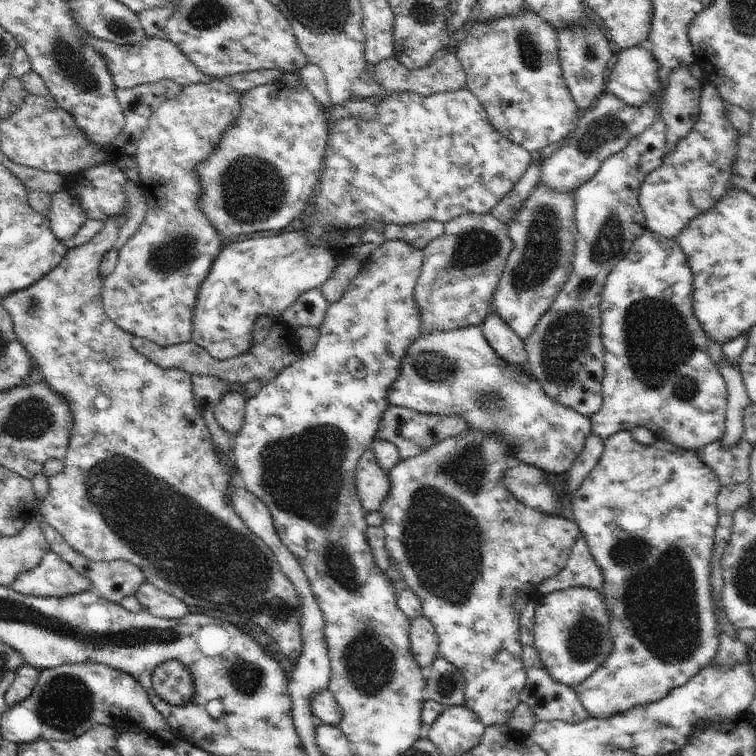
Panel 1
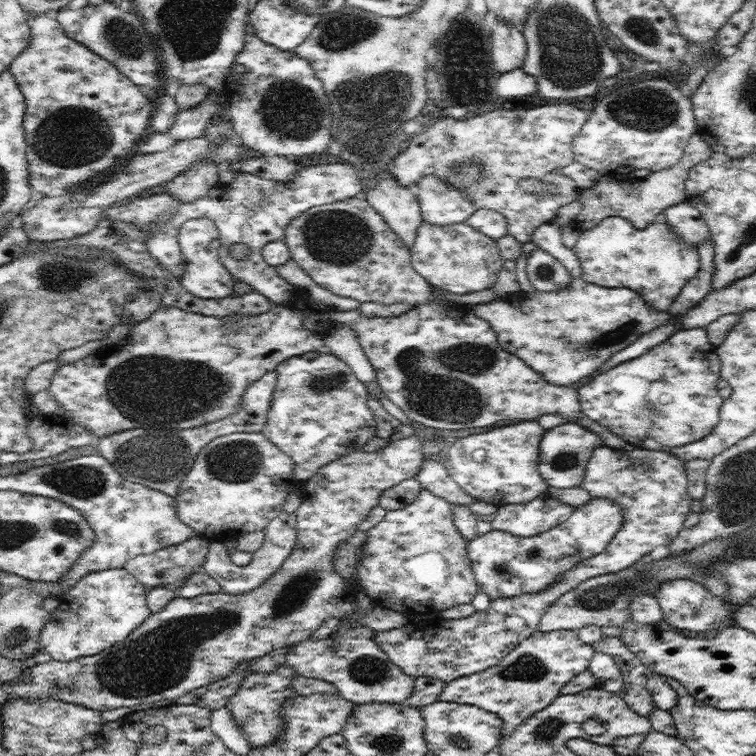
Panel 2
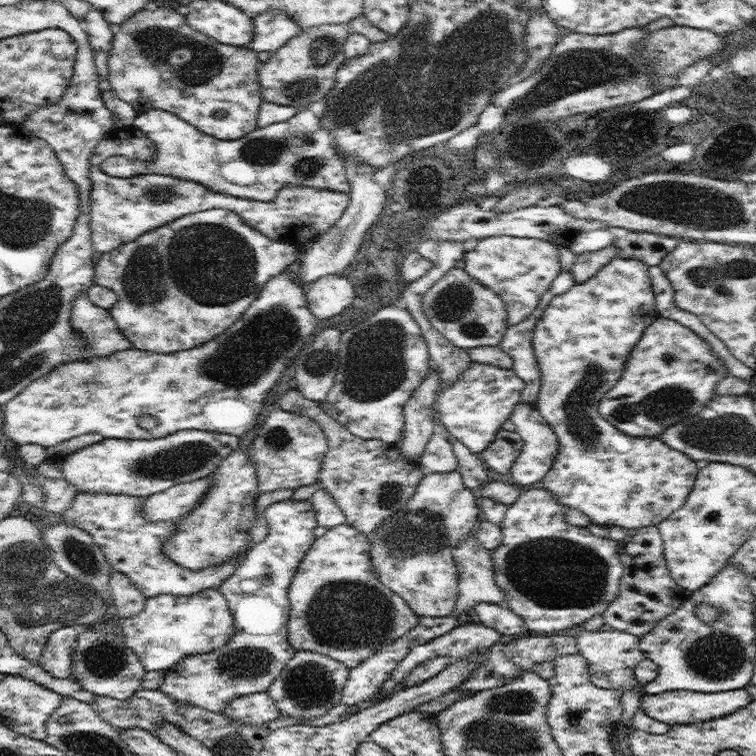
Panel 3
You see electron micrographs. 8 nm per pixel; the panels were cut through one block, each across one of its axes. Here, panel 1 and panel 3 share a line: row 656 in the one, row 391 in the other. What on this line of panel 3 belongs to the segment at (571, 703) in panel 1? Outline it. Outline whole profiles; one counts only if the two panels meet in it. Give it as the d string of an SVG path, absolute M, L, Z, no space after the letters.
M548 289L524 322L508 326L499 347L513 360L512 370L525 382L520 400L536 407L541 389L541 370L533 351L533 334L541 314L555 294Z

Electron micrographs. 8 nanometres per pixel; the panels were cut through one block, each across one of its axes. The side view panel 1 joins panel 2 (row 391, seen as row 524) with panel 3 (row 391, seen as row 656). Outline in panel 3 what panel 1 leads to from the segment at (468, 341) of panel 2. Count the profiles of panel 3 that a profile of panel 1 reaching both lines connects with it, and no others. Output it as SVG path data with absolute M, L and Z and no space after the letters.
M473 361L468 370L452 386L442 386L434 403L436 420L444 423L450 435L457 438L472 453L482 453L495 439L502 424L511 417L525 382L512 369Z

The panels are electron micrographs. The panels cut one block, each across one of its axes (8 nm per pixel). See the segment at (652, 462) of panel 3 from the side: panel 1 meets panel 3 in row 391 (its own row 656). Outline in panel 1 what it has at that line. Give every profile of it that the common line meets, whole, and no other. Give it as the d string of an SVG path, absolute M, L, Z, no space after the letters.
M568 588L539 599L535 614L534 648L556 681L573 689L584 682L612 652L610 614L604 595L587 588Z

